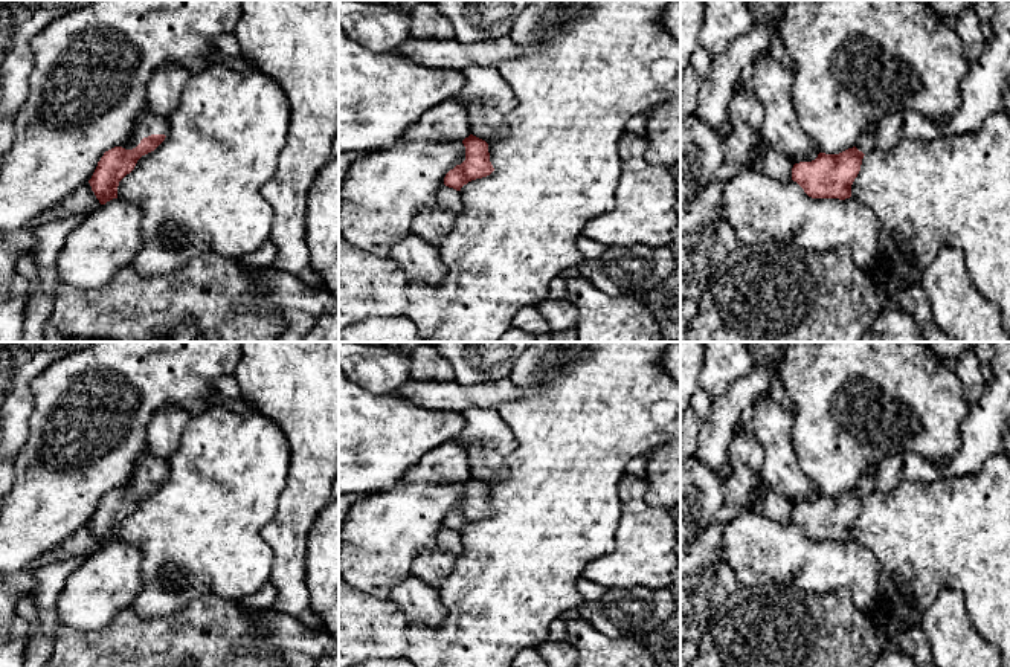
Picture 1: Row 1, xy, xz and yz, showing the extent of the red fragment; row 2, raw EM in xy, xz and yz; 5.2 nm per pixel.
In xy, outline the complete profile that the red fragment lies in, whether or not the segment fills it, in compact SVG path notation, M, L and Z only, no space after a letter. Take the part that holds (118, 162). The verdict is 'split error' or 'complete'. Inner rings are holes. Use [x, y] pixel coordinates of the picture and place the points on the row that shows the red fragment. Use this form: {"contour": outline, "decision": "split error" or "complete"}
{"contour": "M148 107L139 116L128 142L104 153L88 180L101 205L117 198L119 182L134 169L142 156L154 151L165 140L166 133L168 121L154 114Z", "decision": "split error"}

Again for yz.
{"contour": "M870 127L853 148L839 154L819 153L812 162L795 163L792 180L812 198L850 198L862 159L874 148L874 136L876 127Z", "decision": "split error"}

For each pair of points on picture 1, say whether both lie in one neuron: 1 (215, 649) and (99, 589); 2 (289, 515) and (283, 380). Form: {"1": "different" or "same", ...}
{"1": "different", "2": "same"}

